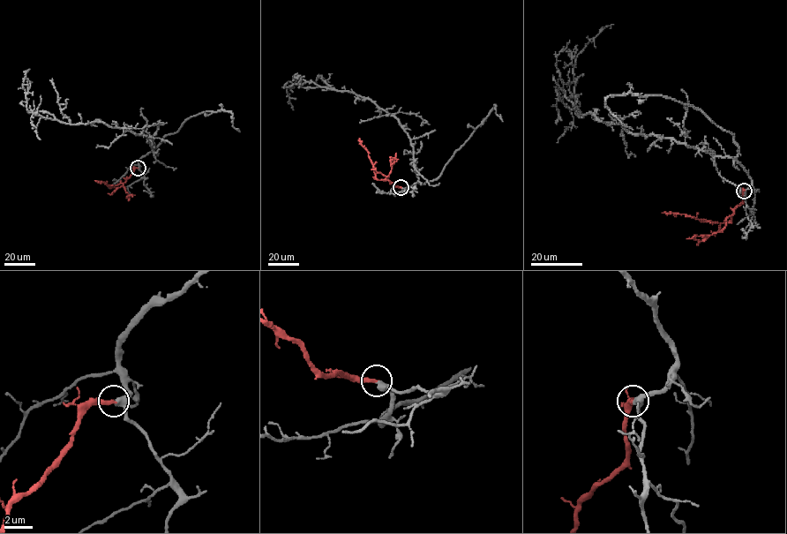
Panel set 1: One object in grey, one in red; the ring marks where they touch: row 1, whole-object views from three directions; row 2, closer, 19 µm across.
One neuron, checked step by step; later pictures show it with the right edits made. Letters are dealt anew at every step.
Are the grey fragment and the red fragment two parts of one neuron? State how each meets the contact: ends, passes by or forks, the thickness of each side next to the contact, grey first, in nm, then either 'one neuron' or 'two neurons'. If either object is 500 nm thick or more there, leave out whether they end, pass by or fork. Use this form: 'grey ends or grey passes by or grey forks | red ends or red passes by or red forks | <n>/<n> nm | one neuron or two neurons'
grey passes by | red ends | 360/320 nm | one neuron

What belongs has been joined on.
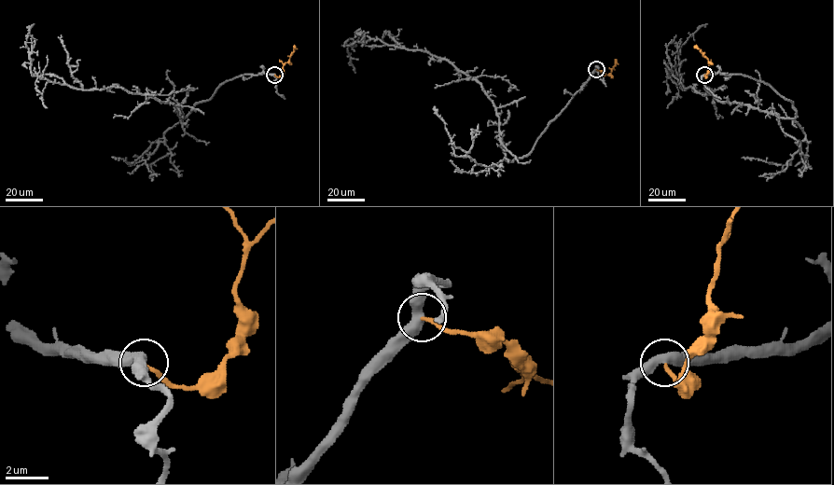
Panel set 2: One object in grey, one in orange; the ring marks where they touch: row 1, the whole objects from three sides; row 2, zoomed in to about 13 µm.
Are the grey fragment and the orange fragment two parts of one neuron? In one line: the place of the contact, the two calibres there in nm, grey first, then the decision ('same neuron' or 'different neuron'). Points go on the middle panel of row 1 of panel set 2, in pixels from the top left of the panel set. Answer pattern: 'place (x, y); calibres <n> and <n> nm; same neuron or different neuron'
place (596, 69); calibres 480 and 170 nm; different neuron

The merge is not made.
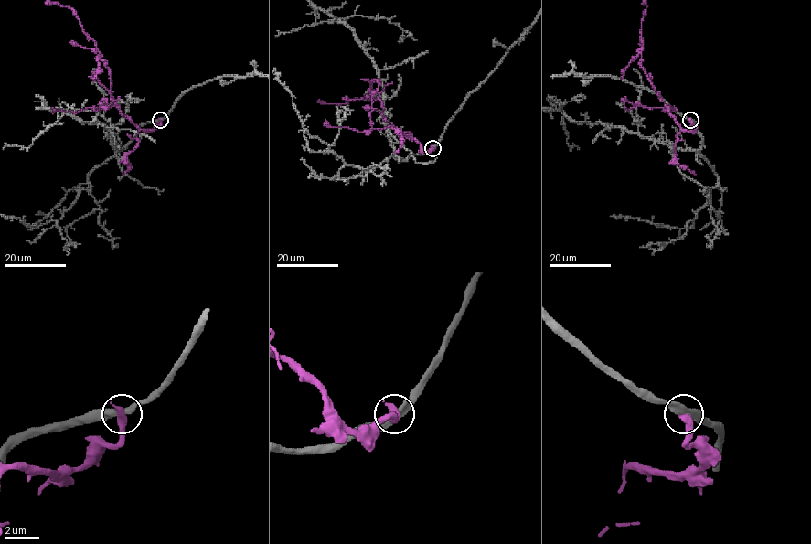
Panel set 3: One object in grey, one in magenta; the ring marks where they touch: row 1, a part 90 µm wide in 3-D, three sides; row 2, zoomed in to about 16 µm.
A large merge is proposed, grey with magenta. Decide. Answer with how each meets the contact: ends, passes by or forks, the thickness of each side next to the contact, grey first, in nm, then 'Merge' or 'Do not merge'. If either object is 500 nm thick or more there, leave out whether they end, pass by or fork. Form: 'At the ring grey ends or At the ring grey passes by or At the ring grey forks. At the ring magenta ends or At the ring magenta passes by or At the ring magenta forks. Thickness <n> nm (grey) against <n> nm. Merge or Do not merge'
Thickness 400 nm (grey) against 500 nm. Do not merge

